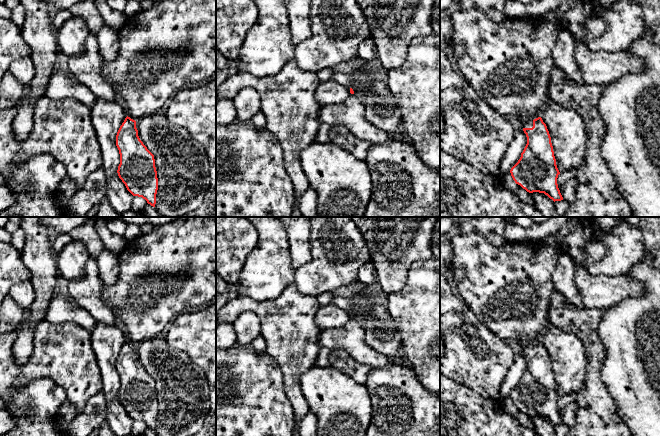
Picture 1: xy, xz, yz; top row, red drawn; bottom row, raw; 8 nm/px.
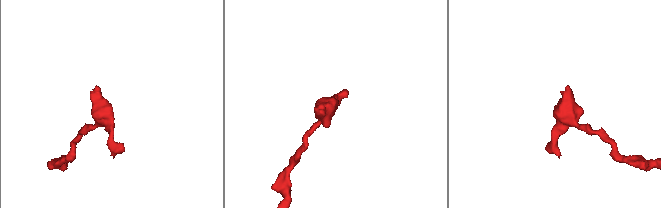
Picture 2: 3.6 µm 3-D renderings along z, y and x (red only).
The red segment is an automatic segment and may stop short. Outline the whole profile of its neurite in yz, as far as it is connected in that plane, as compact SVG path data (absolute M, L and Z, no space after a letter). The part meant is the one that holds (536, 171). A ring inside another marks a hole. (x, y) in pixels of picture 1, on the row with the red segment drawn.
M541 117L523 122L527 144L510 173L516 184L529 193L544 193L555 201L563 200L557 184L560 174L551 137Z

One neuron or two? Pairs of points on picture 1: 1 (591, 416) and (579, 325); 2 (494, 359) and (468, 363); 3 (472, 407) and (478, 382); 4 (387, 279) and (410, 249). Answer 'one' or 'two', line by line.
1: one
2: one
3: two
4: one

